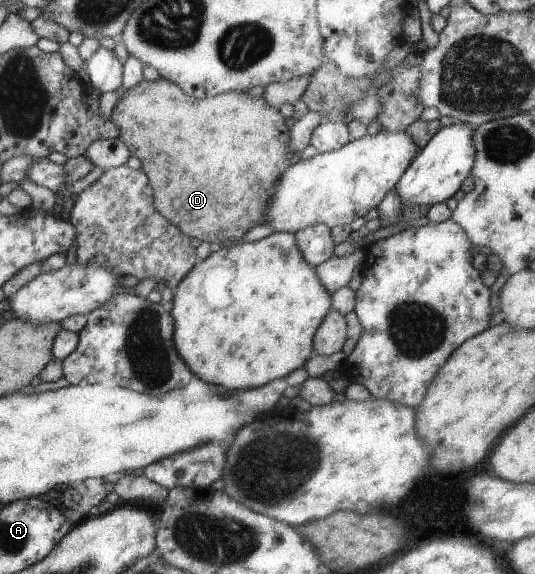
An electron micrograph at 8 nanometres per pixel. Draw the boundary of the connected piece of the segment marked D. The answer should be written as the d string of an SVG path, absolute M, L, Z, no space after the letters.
M162 77L154 81L140 80L129 91L120 88L118 90L120 97L113 108L113 121L119 127L120 138L130 150L132 156L141 161L141 170L149 177L151 186L154 188L155 208L168 221L175 224L183 230L183 234L189 238L200 239L202 242L217 243L221 247L231 246L234 240L238 241L242 236L250 231L252 227L268 222L265 219L265 211L273 191L275 183L279 181L280 174L297 162L301 158L301 153L292 154L287 151L287 143L291 138L291 127L286 124L279 108L272 106L262 97L251 97L246 92L237 92L234 90L227 91L209 98L195 98L186 95L181 87L178 87L173 81Z

